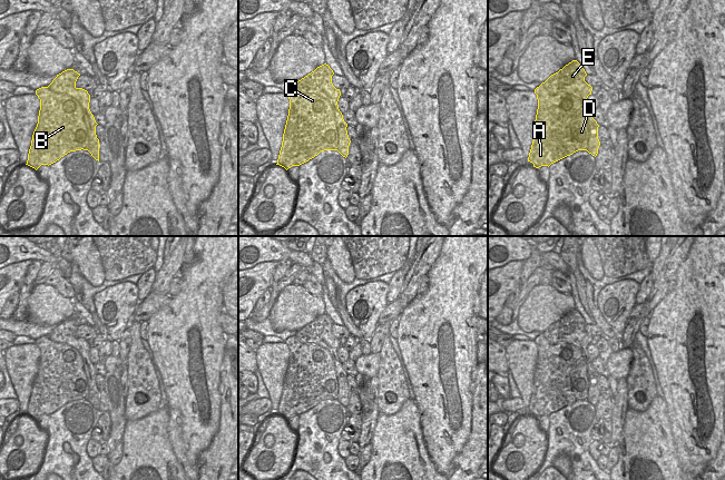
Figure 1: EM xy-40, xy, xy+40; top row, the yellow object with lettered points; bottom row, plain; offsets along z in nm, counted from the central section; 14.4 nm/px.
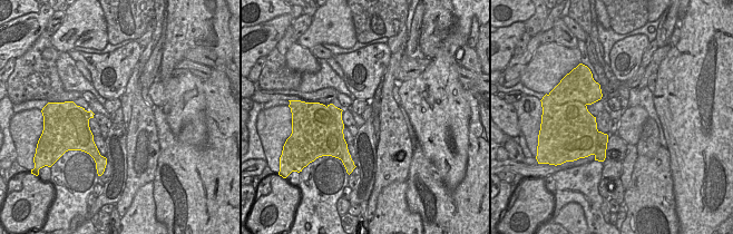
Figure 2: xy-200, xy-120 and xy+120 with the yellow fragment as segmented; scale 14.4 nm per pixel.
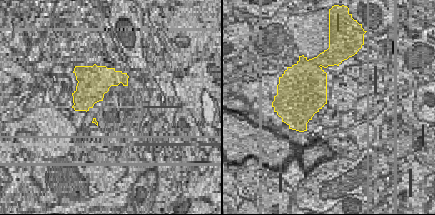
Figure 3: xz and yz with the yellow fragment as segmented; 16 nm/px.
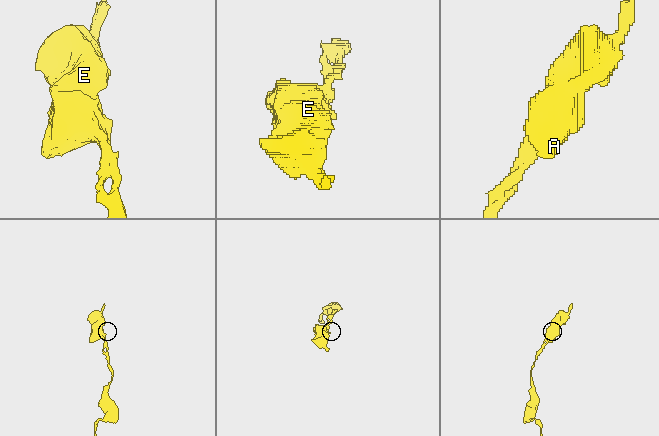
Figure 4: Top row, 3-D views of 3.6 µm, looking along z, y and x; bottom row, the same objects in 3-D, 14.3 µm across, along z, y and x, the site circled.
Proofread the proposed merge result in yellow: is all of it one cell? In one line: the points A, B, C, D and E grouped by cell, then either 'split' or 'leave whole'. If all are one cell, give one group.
A B C D E | leave whole

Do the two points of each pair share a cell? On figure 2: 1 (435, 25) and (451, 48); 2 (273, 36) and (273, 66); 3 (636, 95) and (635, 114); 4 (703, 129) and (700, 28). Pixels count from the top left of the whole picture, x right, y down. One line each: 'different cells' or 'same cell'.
1: different cells
2: different cells
3: different cells
4: same cell

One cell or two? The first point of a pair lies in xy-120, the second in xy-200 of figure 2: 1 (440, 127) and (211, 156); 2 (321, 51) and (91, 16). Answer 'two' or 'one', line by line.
1: two
2: two

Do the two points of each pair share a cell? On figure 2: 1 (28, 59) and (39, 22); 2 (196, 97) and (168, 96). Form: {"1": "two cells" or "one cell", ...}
{"1": "two cells", "2": "one cell"}

